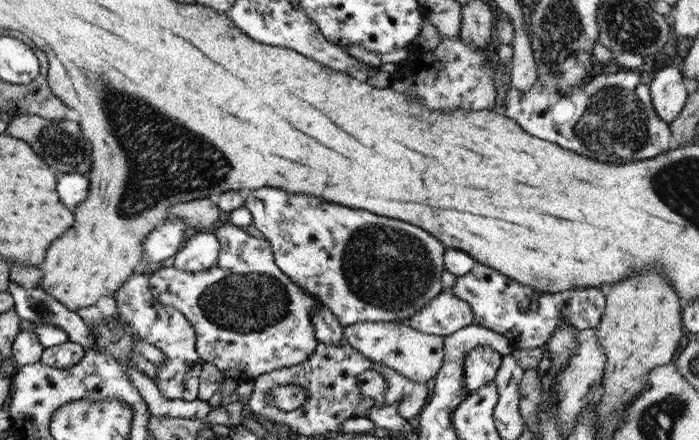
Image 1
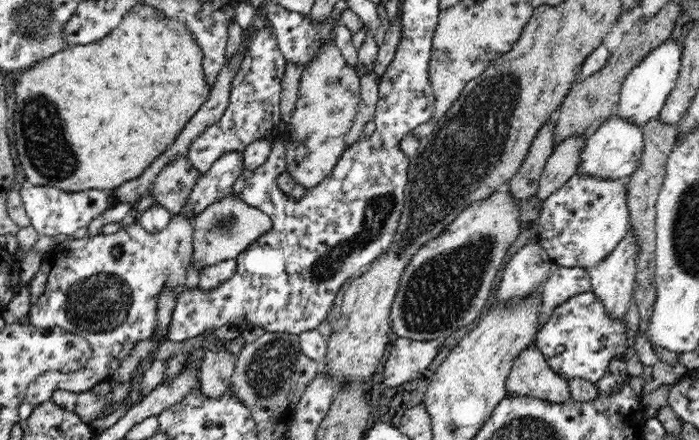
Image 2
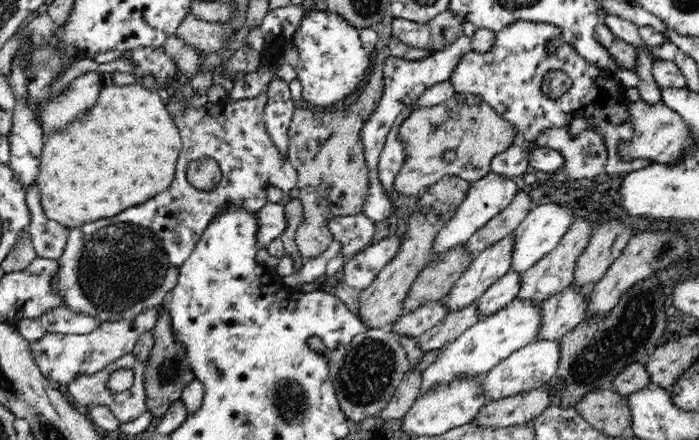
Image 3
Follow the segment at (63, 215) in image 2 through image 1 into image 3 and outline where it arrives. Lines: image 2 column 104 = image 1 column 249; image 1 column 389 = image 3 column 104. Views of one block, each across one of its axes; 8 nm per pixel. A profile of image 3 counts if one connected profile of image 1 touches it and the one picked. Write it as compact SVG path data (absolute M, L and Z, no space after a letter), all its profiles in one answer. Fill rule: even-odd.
M176 82L170 90L171 97L166 101L167 111L177 126L182 139L182 148L175 166L174 181L166 189L146 201L142 206L132 206L114 218L104 218L69 229L66 248L58 258L61 267L55 287L65 297L65 307L98 318L103 322L132 320L145 310L163 305L175 288L180 268L195 249L203 230L222 209L228 205L238 205L256 213L268 204L268 188L278 188L290 192L297 187L296 167L276 148L276 143L264 126L263 112L267 95L232 101L228 93L219 101L208 101L199 108L184 99L182 83ZM200 158L211 158L218 163L221 177L216 188L202 190L196 188L186 178L188 164Z

